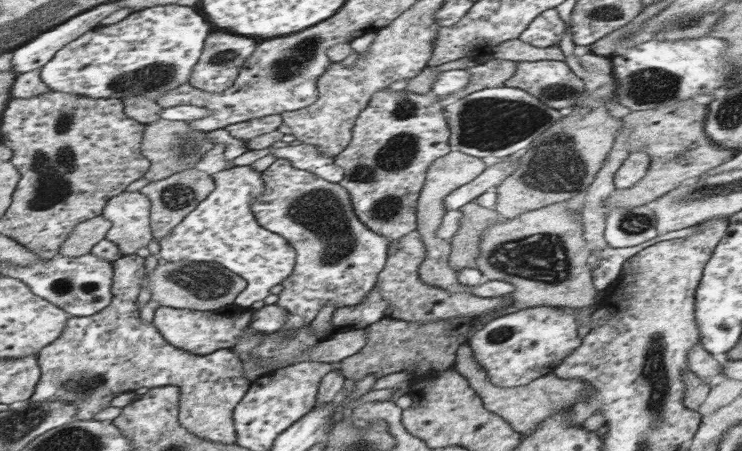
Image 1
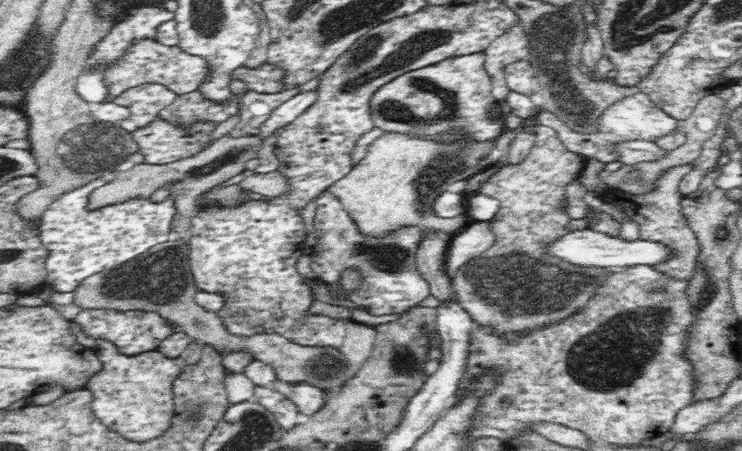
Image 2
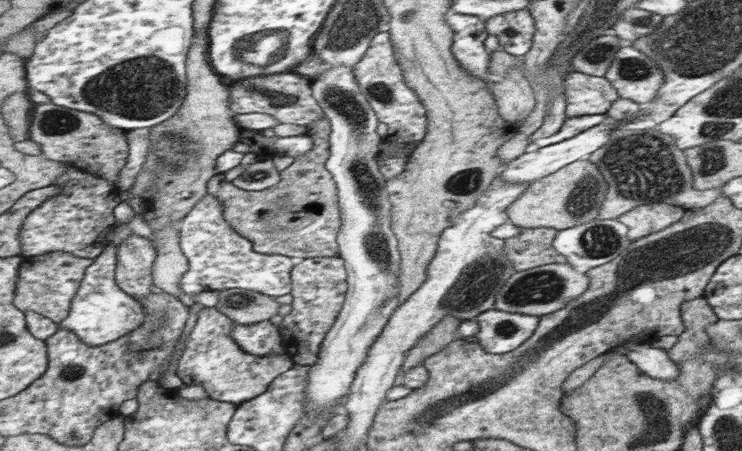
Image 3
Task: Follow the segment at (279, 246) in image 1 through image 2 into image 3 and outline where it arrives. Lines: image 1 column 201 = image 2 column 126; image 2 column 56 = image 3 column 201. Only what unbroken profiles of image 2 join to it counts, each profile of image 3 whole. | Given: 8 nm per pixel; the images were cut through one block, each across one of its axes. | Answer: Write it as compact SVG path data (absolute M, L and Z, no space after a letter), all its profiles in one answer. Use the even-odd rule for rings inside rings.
M205 194L189 216L177 220L173 226L181 236L181 250L191 260L189 272L181 280L185 294L195 296L201 292L219 292L219 290L243 290L255 292L269 298L279 298L291 294L291 272L293 264L287 256L279 254L257 254L251 250L251 242L241 238L229 228L223 220L225 206L217 196Z

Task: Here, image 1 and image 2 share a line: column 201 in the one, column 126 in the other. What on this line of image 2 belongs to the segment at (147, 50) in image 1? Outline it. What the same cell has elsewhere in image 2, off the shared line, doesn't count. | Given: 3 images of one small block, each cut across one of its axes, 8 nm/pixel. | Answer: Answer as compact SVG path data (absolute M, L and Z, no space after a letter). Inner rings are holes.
M152 4L132 10L94 46L94 52L88 58L90 64L120 58L128 50L132 38L154 38L154 28L160 22L168 22L172 18L174 14L162 8L152 8Z

